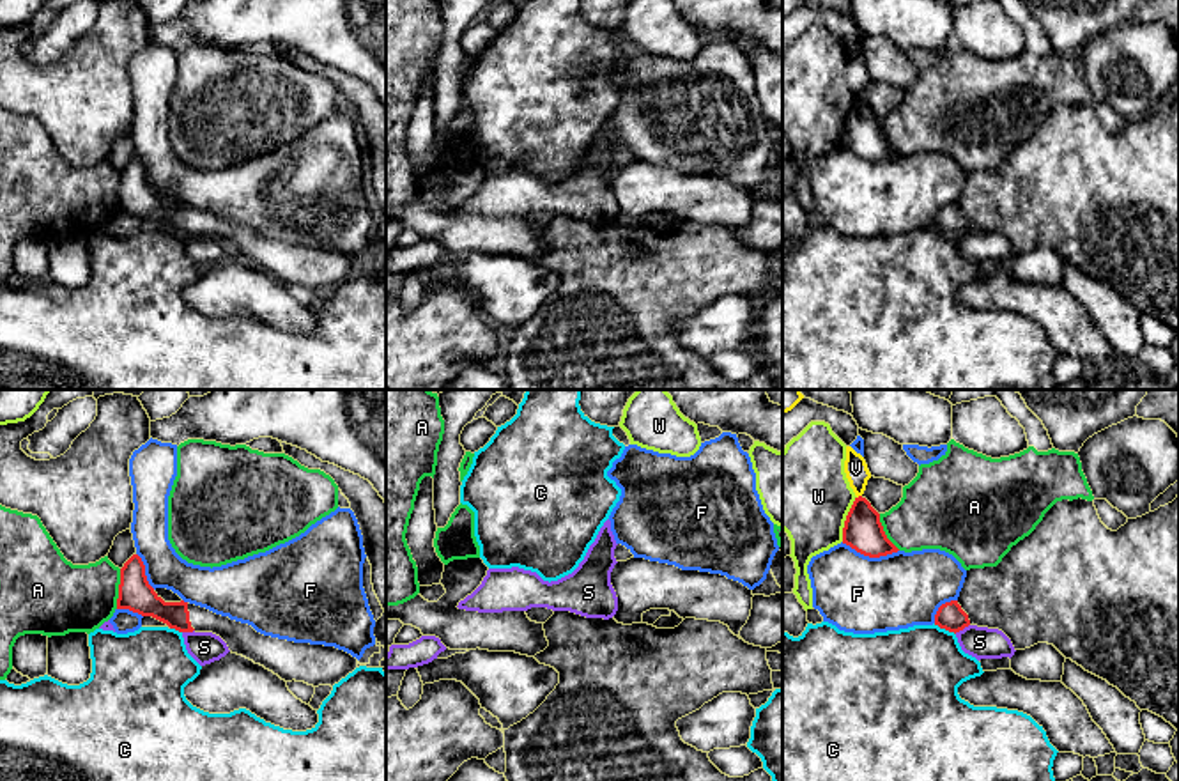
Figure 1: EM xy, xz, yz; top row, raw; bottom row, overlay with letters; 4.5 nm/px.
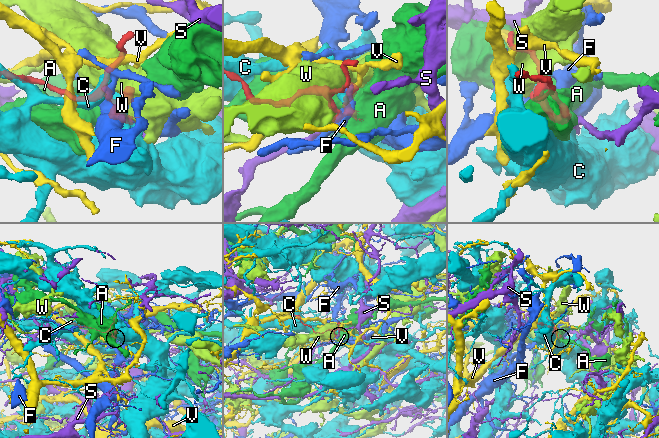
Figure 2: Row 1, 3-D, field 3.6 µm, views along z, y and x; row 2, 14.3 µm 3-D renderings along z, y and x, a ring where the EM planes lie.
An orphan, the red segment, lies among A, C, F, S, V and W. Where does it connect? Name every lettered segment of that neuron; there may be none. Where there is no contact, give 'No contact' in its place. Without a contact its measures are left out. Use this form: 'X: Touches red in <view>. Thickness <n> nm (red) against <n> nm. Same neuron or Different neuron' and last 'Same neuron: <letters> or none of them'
A: Touches red in xy. Thickness 160 nm (red) against 320 nm. Different neuron
C: Touches red in yz. Thickness 120 nm (red) against 420 nm. Different neuron
F: Touches red in yz. Thickness 180 nm (red) against 360 nm. Different neuron
S: Touches red in yz. Thickness 120 nm (red) against 140 nm. Different neuron
V: Touches red in yz. Thickness 180 nm (red) against 110 nm. Different neuron
W: Touches red in yz. Thickness 180 nm (red) against 400 nm. Different neuron
Same neuron: none of them

